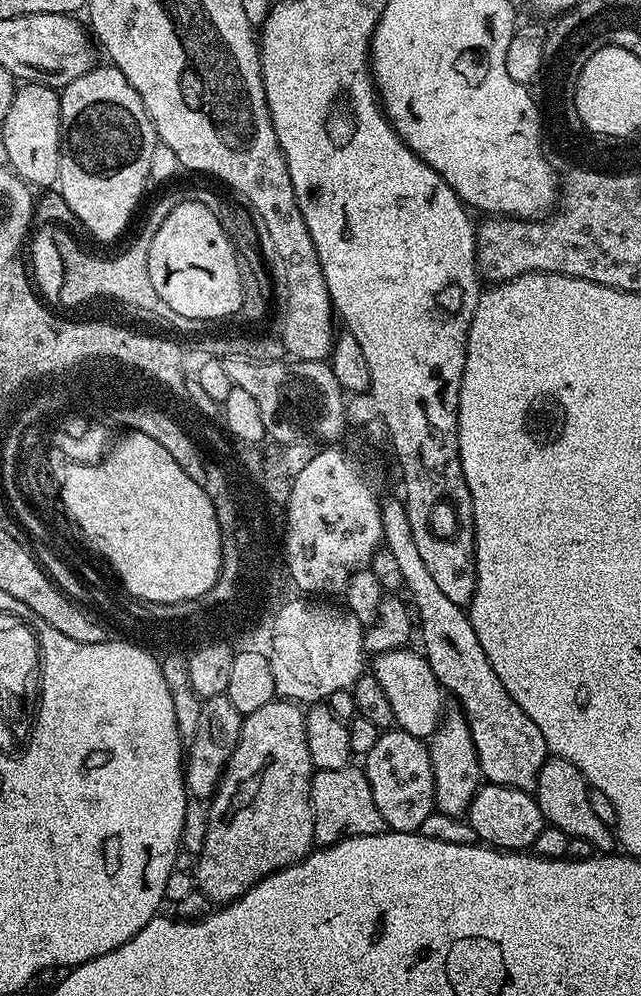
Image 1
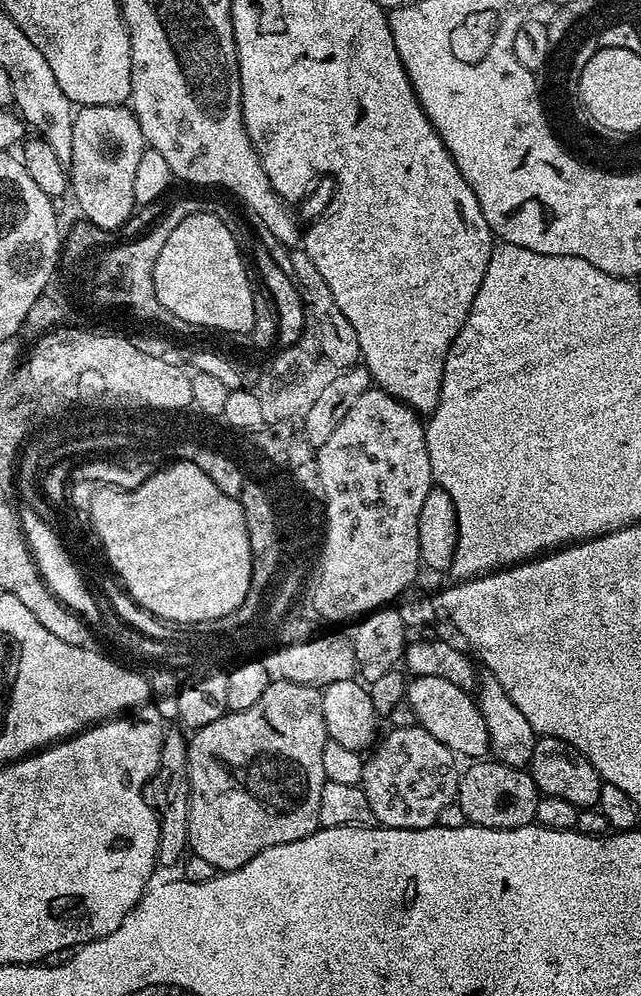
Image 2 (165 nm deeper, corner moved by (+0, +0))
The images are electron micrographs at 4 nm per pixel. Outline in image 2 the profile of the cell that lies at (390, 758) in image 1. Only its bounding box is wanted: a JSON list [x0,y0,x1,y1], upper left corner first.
[360,726,461,828]

